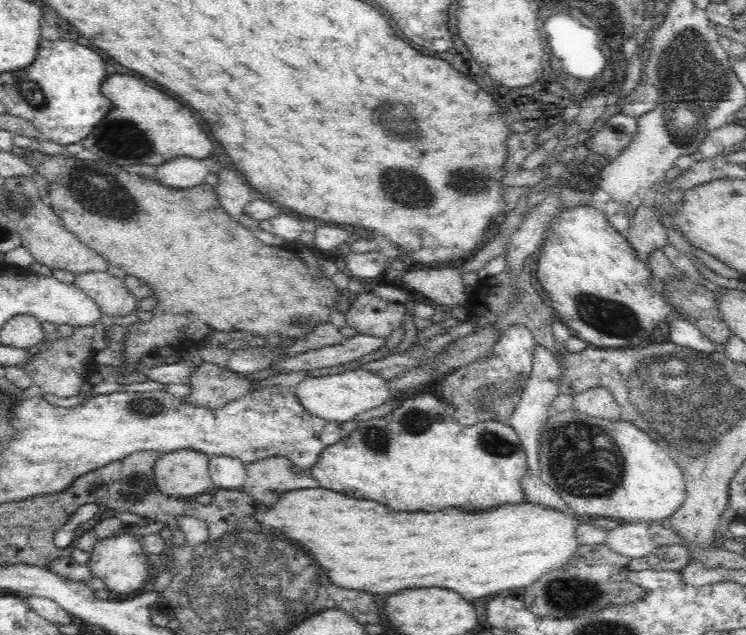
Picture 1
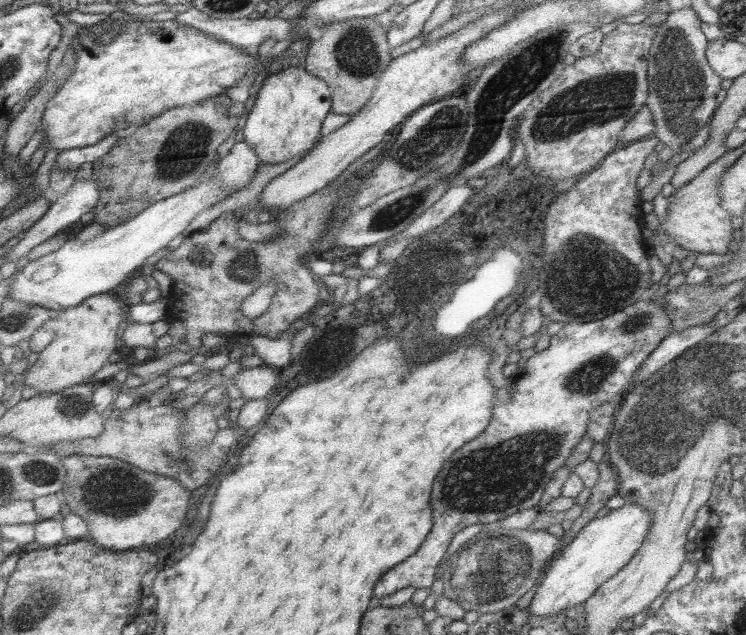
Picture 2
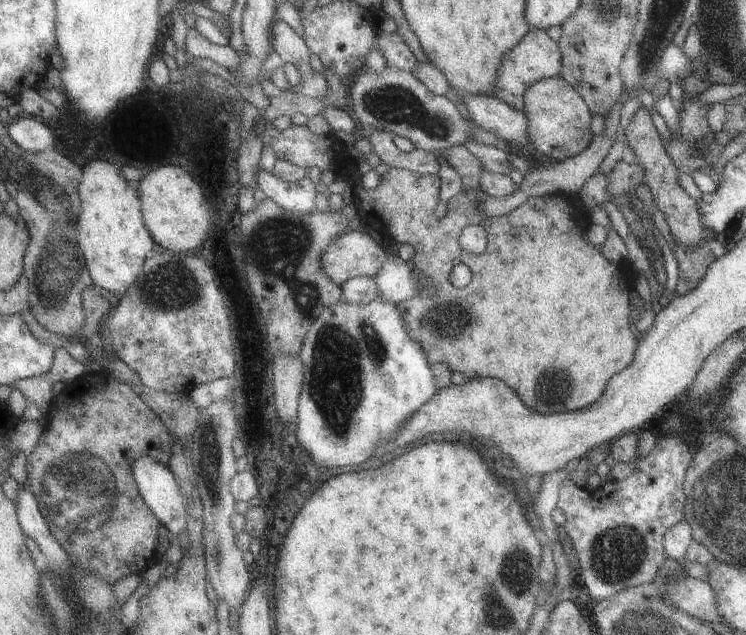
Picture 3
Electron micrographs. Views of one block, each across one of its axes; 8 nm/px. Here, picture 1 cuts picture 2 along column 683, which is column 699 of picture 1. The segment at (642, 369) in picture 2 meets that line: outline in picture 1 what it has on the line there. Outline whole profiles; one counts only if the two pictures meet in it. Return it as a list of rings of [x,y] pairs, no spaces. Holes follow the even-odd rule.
[[[674,317],[668,320],[668,336],[671,342],[680,346],[690,347],[709,353],[714,351],[714,342],[684,317]]]

